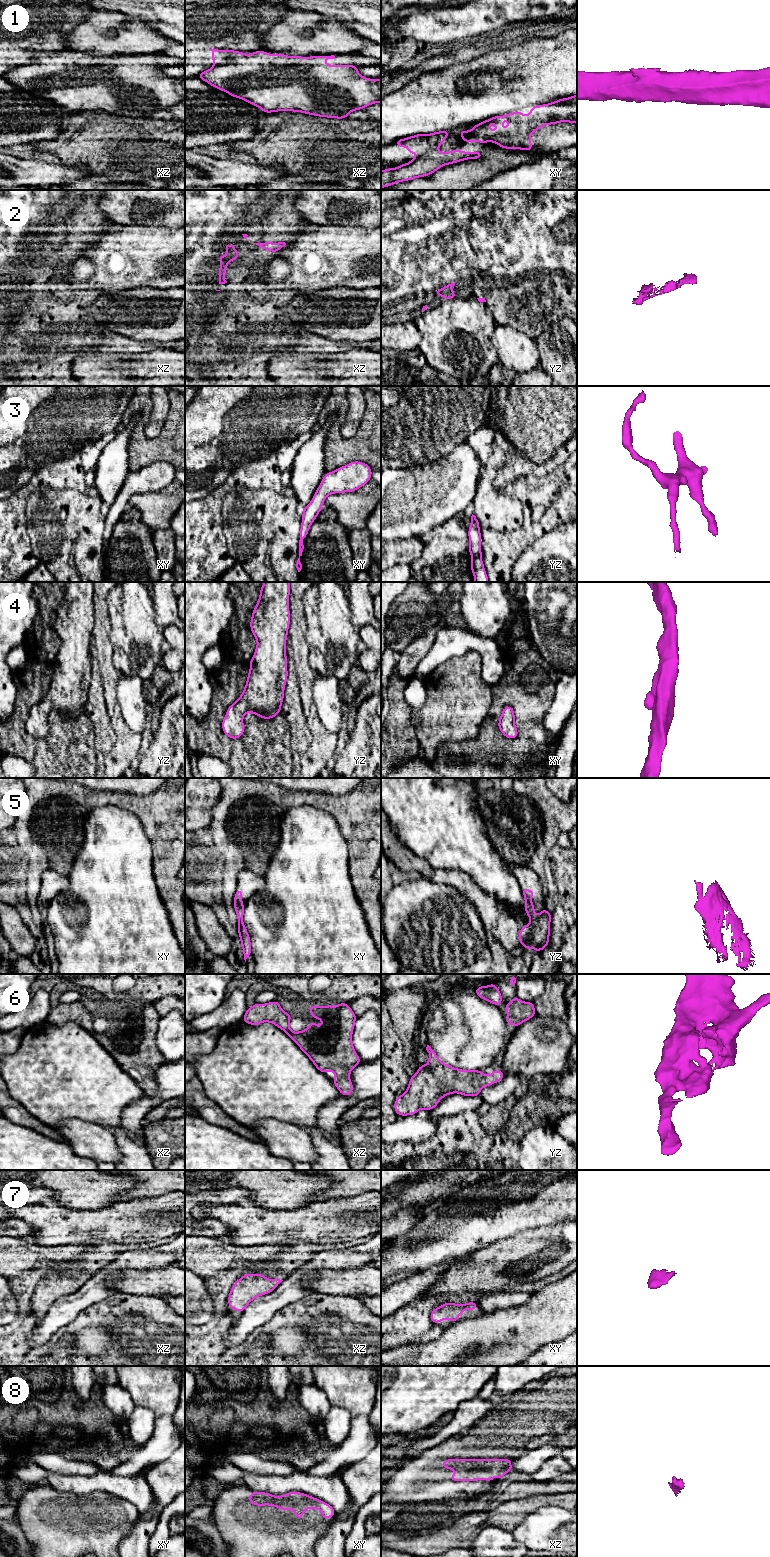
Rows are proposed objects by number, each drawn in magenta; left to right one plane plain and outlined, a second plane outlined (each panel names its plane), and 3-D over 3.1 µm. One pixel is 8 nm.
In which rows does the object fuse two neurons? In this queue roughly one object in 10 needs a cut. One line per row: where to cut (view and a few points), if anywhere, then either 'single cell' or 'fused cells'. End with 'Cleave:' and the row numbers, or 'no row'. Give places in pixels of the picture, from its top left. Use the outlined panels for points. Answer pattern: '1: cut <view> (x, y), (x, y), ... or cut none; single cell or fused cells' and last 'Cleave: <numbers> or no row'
1: cut xz (241, 52), (234, 56), (238, 59), (237, 61), (214, 65); fused cells
2: cut none; single cell
3: cut none; single cell
4: cut none; single cell
5: cut none; single cell
6: cut none; single cell
7: cut none; single cell
8: cut none; single cell
Cleave: 1

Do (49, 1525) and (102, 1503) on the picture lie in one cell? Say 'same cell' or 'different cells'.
same cell

